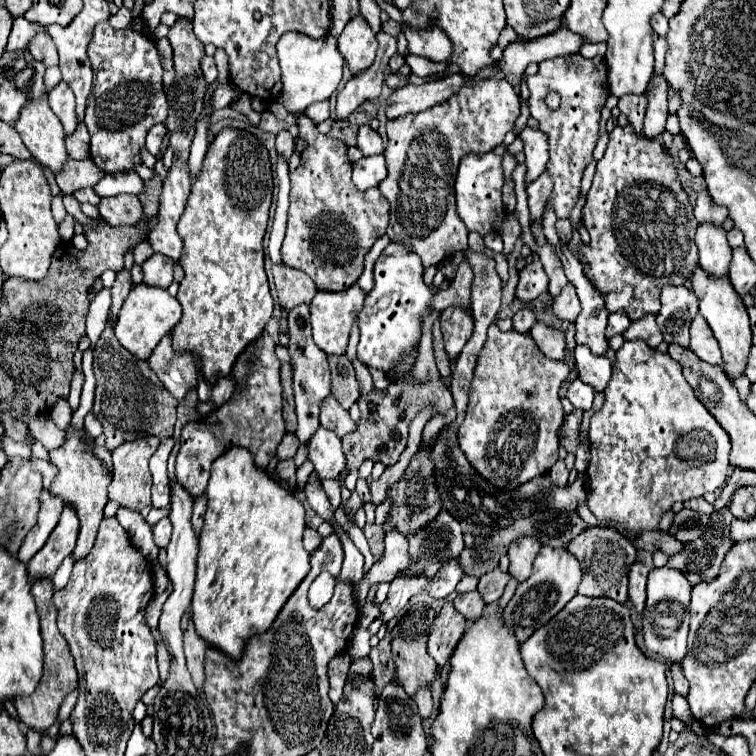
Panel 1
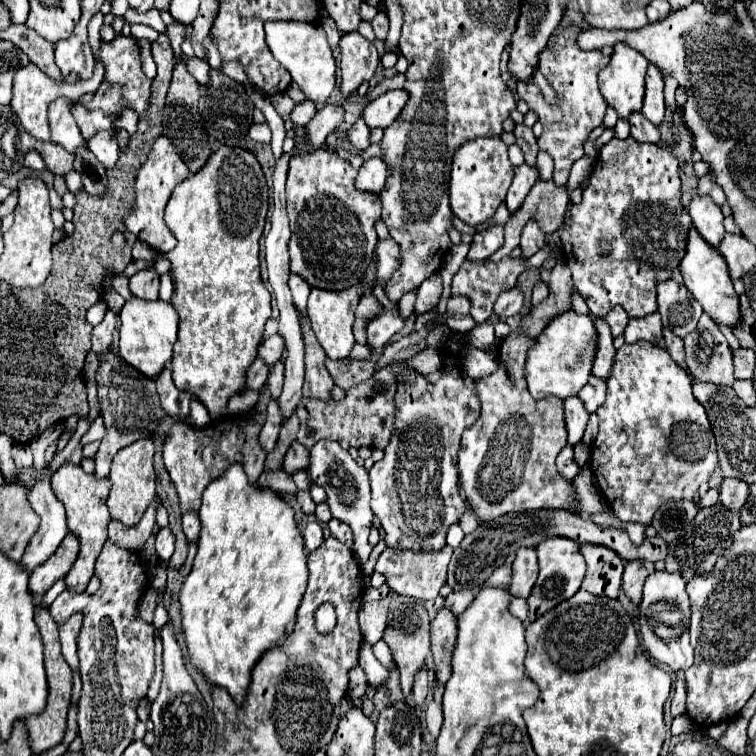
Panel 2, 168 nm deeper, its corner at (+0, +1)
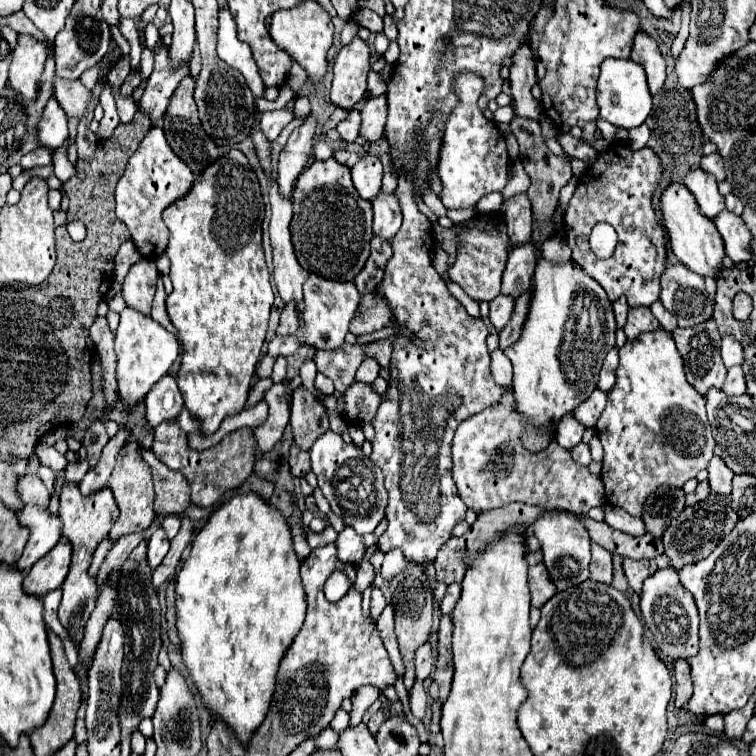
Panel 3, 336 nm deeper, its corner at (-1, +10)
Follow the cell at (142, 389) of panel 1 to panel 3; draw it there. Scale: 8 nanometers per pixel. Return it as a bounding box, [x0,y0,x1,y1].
[80,427,132,495]

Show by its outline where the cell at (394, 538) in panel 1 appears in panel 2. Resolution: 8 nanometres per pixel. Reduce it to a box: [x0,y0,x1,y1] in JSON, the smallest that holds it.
[375,546,453,600]

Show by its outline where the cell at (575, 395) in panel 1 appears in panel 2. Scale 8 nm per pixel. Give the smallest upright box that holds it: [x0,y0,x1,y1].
[565,396,589,446]

